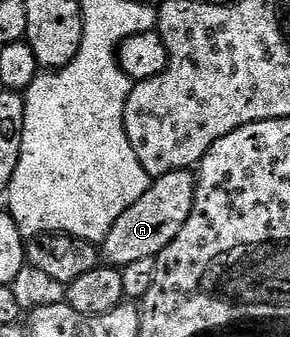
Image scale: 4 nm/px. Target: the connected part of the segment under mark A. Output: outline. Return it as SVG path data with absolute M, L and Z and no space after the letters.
M181 172L176 176L158 178L150 185L149 190L115 224L105 236L103 249L104 261L114 268L126 268L136 262L156 259L164 246L183 228L187 216L193 211L195 182L188 173Z

